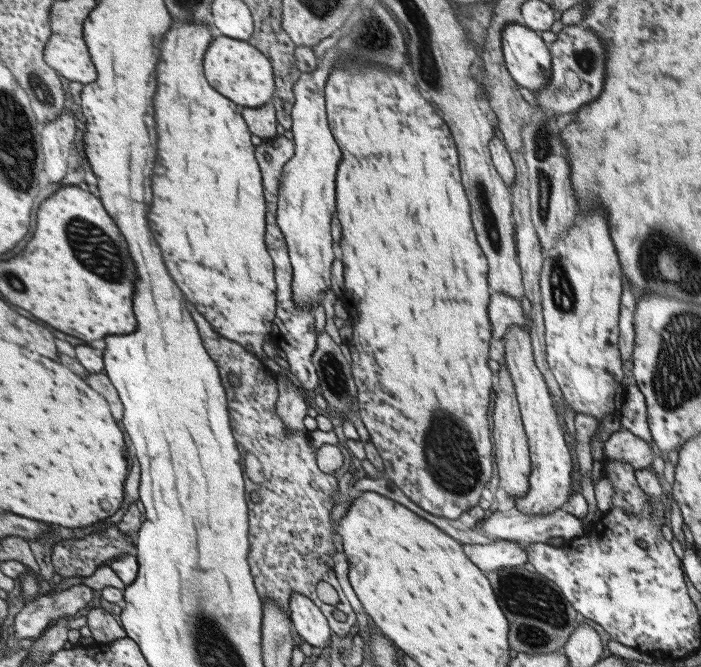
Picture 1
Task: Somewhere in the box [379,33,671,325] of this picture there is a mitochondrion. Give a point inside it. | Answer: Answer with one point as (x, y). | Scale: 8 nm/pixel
(542, 141)

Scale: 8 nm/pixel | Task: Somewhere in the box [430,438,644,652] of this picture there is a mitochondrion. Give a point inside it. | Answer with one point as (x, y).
(529, 600)

